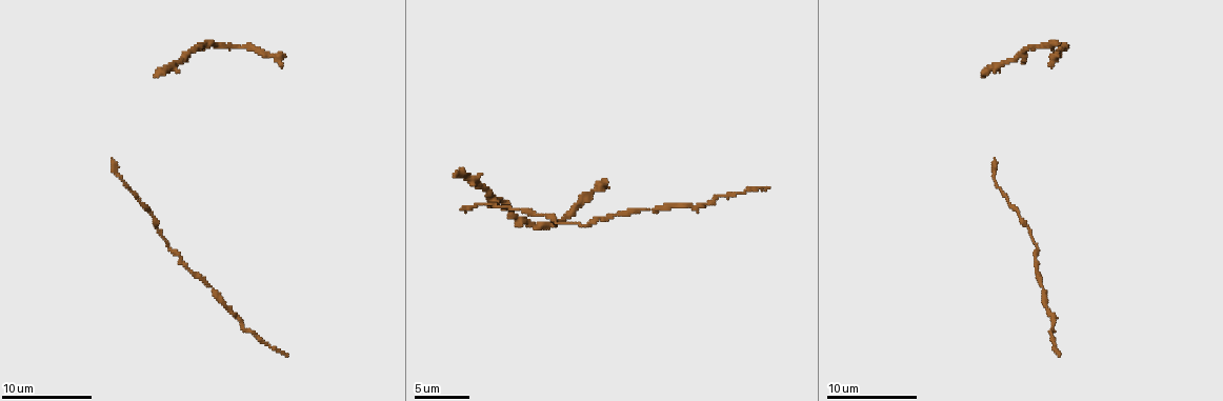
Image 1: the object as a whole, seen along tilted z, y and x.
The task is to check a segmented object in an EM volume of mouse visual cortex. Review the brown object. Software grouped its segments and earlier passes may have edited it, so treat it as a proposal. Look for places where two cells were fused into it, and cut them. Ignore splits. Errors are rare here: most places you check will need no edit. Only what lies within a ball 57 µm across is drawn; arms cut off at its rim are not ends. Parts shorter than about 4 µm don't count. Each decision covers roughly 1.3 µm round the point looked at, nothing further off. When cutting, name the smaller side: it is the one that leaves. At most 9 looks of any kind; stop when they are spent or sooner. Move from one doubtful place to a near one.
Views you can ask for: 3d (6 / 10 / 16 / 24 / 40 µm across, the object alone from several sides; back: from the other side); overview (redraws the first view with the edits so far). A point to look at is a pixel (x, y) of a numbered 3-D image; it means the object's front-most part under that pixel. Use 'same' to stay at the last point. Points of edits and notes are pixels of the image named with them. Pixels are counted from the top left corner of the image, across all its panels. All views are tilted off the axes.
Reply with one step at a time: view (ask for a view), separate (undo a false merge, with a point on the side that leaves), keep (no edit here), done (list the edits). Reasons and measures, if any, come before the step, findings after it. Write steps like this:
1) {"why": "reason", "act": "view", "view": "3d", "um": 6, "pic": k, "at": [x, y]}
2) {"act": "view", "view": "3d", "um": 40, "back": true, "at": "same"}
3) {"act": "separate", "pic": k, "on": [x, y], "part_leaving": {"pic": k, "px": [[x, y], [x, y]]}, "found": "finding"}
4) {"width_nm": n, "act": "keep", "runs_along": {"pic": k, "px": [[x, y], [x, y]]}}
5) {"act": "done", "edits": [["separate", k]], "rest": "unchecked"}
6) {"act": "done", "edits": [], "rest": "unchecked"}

{"why": "a narrow waist", "act": "view", "view": "3d", "um": 10, "pic": 1, "at": [1042, 286]}

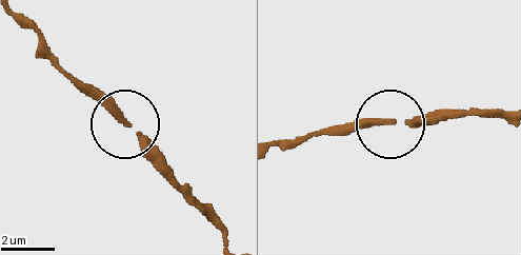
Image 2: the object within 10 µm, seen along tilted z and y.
{"act": "view", "view": "3d", "um": 10, "back": true, "pic": 2, "at": [131, 124]}

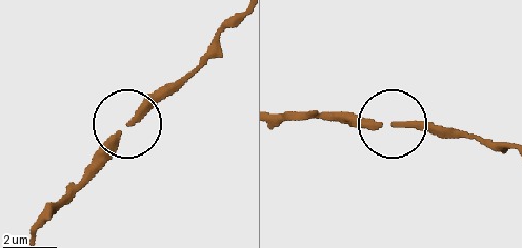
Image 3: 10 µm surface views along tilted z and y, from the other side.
{"width_nm": 240, "act": "keep", "runs_along": {"pic": 3, "px": [[238, 21], [193, 68], [131, 116], [113, 150], [75, 188]]}, "found": "continuous, no second cell"}

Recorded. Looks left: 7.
{"why": "sudden change in width", "act": "view", "view": "3d", "um": 10, "pic": 1, "at": [1055, 322]}

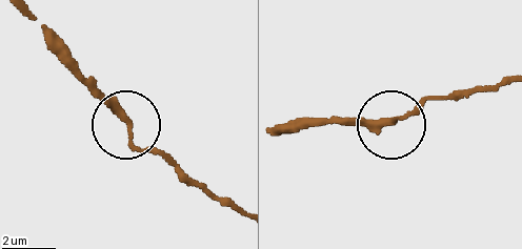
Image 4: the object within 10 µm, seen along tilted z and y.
{"act": "keep", "found": "all the same cell"}

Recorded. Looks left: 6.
{"why": "thick turns thin", "act": "view", "view": "3d", "um": 10, "pic": 1, "at": [1035, 250]}

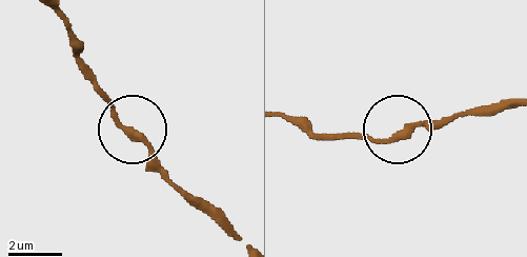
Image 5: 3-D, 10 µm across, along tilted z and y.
{"act": "view", "view": "3d", "um": 6, "pic": 5, "at": [397, 140]}

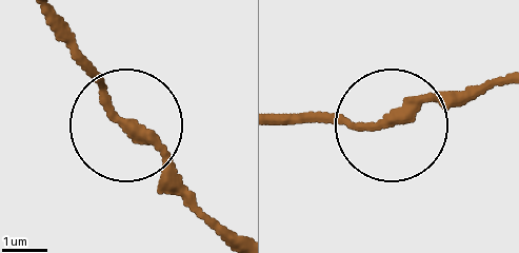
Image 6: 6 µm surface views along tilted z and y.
{"act": "keep", "runs_along": {"pic": 6, "px": [[46, 20], [227, 232]]}, "found": "continuous, no second cell"}

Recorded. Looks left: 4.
{"why": "calibre changes", "act": "view", "view": "3d", "um": 16, "pic": 1, "at": [548, 223]}

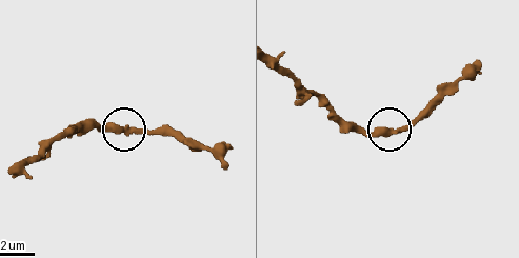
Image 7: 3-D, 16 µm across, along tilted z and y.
{"act": "keep", "found": "continuous, no second cell"}

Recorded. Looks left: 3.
{"act": "done", "edits": [], "rest": "unchecked"}

